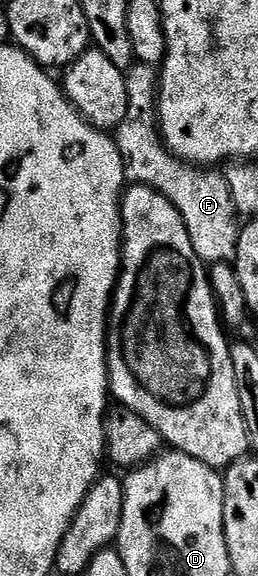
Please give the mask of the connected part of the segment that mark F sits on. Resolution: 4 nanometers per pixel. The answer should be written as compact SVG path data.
M135 62L124 69L124 73L127 82L127 114L115 129L115 139L123 158L126 181L130 185L146 184L171 201L187 226L187 234L191 234L191 246L195 246L195 254L199 254L206 265L232 261L237 255L239 213L224 175L217 170L187 164L166 148L157 122L158 69L151 64Z

